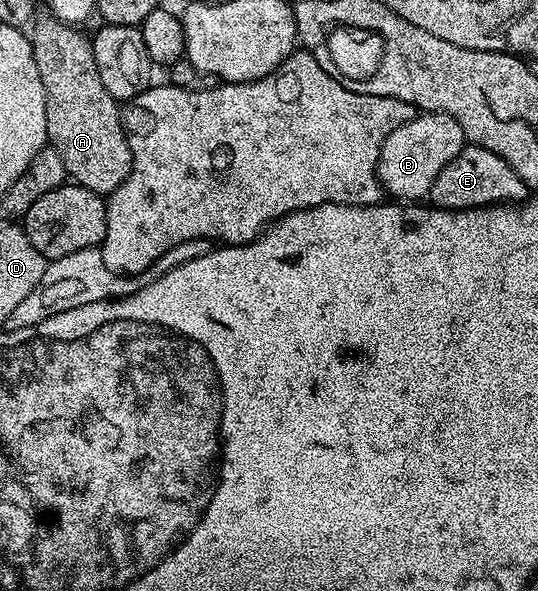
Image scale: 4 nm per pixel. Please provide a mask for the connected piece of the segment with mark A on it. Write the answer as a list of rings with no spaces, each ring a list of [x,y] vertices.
[[[37,18],[36,28],[30,31],[30,49],[34,53],[36,74],[42,77],[44,86],[44,130],[46,139],[62,157],[65,172],[72,175],[77,184],[96,192],[101,197],[111,195],[132,171],[132,151],[128,148],[128,136],[124,133],[121,104],[110,93],[98,77],[98,65],[94,65],[92,40],[83,35],[79,26],[63,23],[61,19]]]

